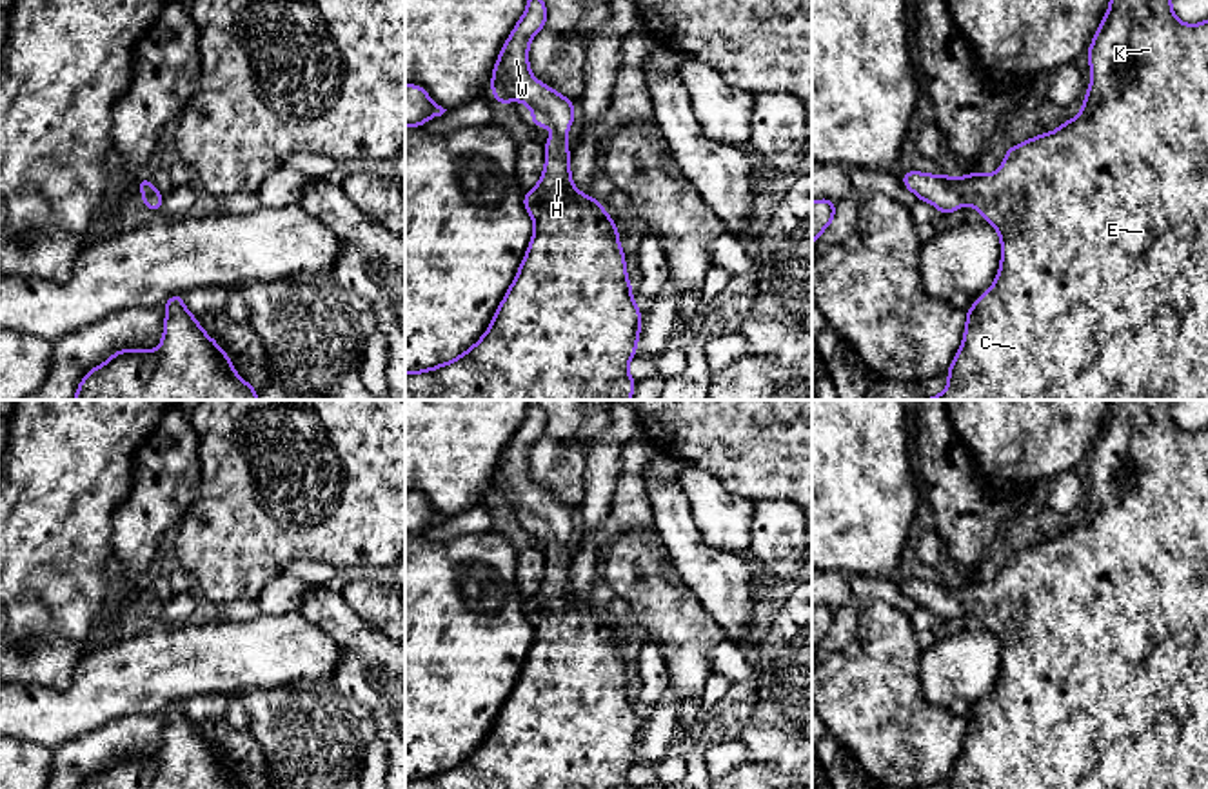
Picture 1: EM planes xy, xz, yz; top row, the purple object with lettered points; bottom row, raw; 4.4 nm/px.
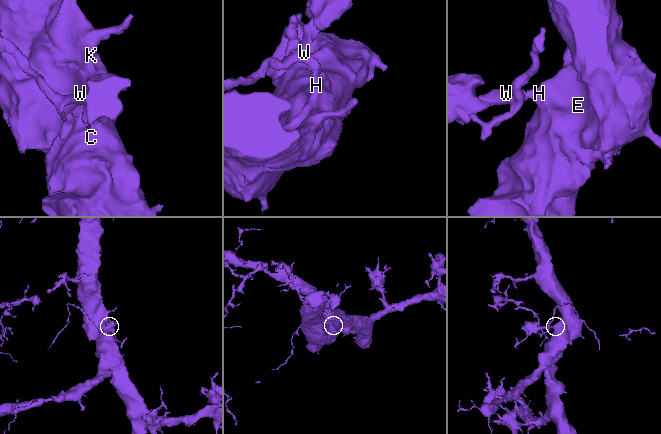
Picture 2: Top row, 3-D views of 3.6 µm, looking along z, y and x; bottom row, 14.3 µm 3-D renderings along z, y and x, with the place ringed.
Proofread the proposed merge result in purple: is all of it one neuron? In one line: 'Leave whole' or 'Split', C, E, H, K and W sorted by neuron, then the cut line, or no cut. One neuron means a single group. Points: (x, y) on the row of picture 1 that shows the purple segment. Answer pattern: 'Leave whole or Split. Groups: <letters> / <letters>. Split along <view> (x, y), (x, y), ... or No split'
Leave whole. Groups: C E H K W. No split

